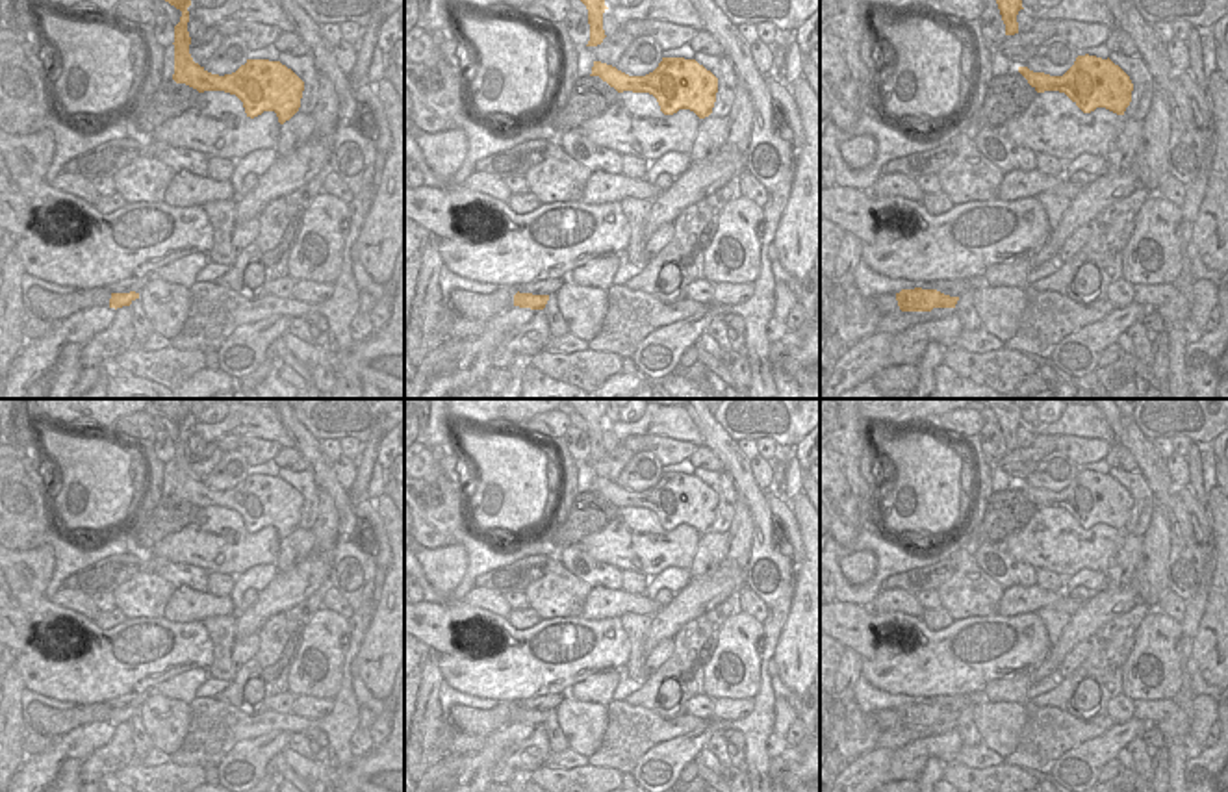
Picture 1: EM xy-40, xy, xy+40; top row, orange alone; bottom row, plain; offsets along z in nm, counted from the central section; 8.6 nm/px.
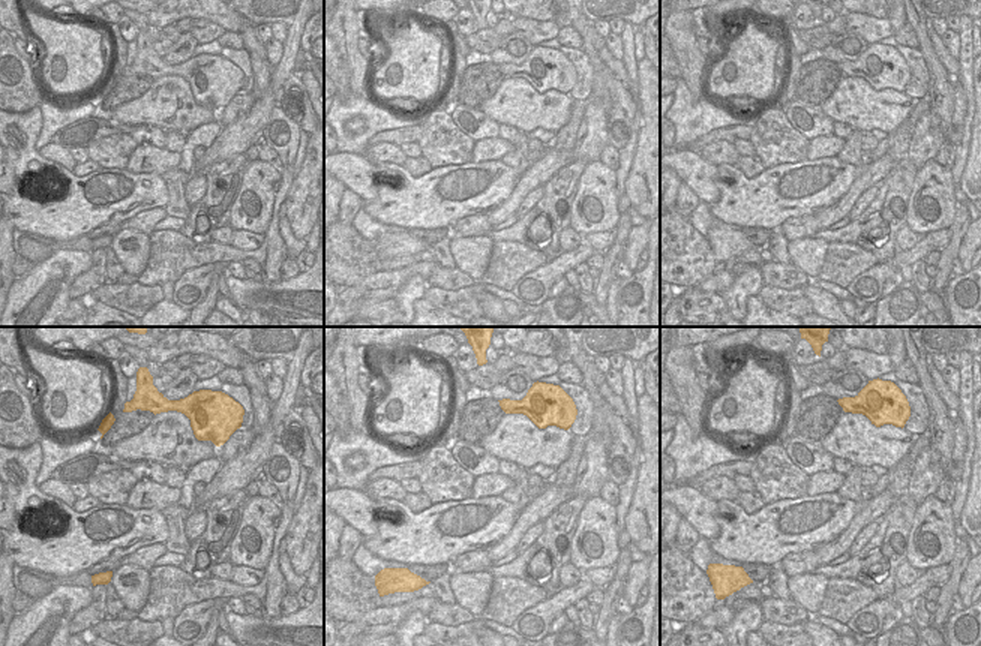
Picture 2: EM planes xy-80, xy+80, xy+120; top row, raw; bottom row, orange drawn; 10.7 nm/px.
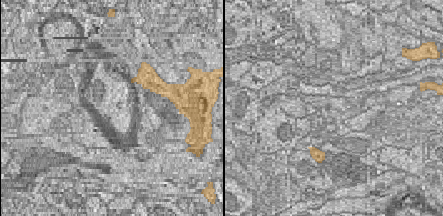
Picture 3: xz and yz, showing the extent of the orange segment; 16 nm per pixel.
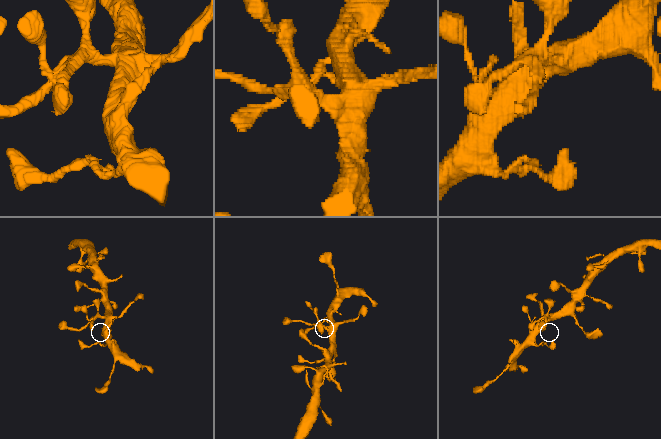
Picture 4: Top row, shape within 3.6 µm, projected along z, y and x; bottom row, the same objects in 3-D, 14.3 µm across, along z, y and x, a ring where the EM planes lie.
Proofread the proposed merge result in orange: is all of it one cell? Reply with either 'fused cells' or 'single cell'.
fused cells

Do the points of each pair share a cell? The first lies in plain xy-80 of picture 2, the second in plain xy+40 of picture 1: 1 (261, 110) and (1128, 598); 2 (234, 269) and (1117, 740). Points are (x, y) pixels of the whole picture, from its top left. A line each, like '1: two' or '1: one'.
1: one
2: two

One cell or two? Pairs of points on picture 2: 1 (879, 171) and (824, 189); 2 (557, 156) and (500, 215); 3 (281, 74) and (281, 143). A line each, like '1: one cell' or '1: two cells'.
1: two cells
2: one cell
3: two cells

